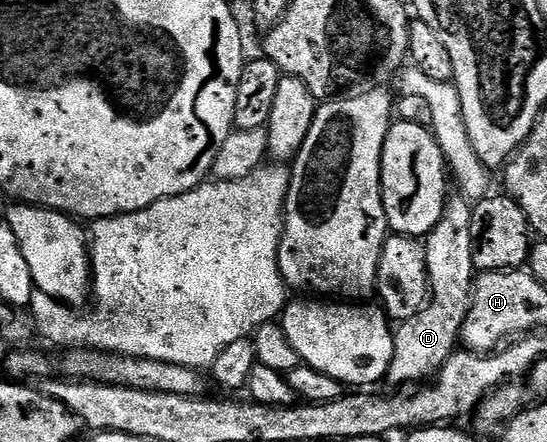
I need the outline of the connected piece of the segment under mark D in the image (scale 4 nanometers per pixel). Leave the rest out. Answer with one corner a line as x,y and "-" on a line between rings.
456,198
446,202
443,217
435,229
424,236
431,294
428,303
419,313
415,313
415,317
396,328
393,336
395,353
387,376
388,382
424,384
432,380
453,352
458,350
463,321
473,300
475,268
471,245
473,207
470,200

